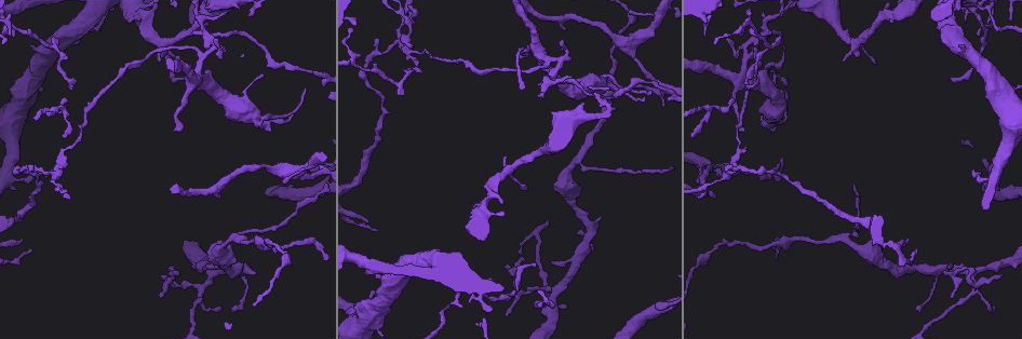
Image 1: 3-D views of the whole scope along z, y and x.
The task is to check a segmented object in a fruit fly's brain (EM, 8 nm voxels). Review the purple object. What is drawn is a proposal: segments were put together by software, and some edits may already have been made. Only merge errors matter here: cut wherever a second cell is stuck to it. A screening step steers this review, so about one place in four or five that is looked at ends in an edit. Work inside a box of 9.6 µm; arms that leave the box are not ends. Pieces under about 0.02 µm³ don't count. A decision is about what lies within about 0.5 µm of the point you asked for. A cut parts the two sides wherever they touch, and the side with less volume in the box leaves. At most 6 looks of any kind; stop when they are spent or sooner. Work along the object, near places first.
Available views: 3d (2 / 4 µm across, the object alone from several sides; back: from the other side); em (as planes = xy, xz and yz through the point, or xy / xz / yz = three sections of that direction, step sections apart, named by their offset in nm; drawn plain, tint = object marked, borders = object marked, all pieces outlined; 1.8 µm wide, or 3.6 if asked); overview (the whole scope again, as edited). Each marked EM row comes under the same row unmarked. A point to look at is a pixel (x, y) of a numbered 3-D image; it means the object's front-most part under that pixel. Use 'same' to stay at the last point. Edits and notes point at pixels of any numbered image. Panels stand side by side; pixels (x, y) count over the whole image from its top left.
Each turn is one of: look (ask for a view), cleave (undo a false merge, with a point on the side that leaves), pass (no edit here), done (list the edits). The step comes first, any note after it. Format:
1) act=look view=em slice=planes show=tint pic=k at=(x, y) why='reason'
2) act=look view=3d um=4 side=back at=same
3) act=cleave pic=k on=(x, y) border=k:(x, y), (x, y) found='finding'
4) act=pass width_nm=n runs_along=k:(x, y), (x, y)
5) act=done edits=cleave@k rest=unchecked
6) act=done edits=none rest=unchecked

act=look view=3d um=2 side=back pic=1 at=(563, 285) why='thick turns thin'

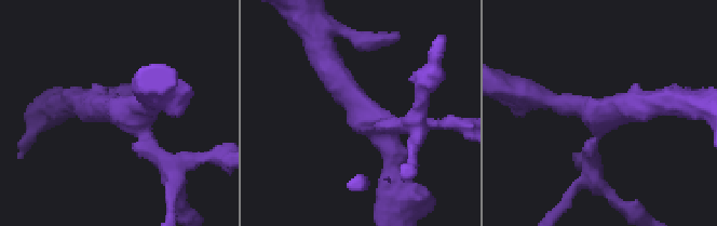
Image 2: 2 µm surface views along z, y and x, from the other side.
act=look view=em um=3.6 slice=xz step=4 show=tint pic=2 at=(603, 117) arms=4 why='shape alone is not enough'

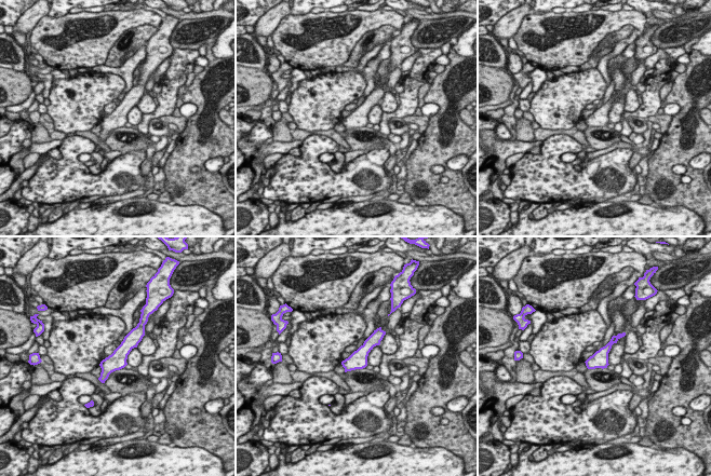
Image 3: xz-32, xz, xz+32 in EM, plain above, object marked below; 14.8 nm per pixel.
act=look view=em um=3.6 slice=planes show=borders at=same why='another direction'

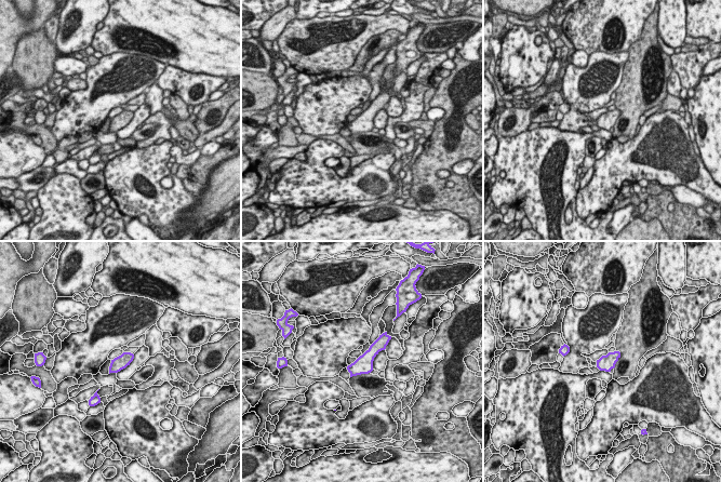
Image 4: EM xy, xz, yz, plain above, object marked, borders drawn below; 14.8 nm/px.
act=pass width_nm=200 found='all the same cell'

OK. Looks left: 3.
act=look view=em slice=xz step=8 show=tint pic=1 at=(843, 239) why='three arms meet'

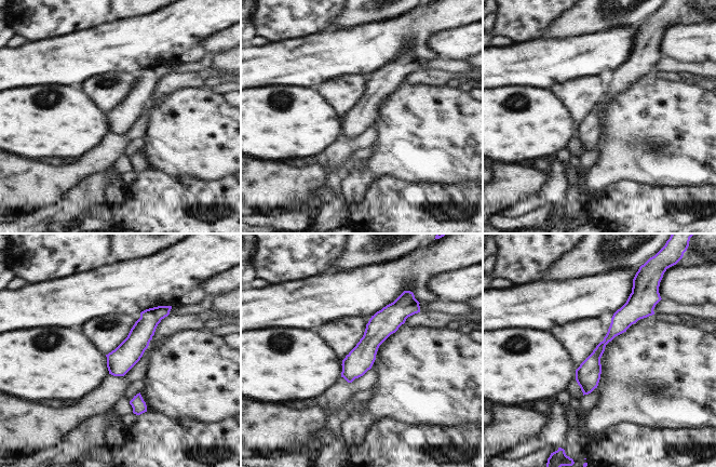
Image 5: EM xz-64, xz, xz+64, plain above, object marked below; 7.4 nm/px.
act=look view=em slice=planes show=borders at=same

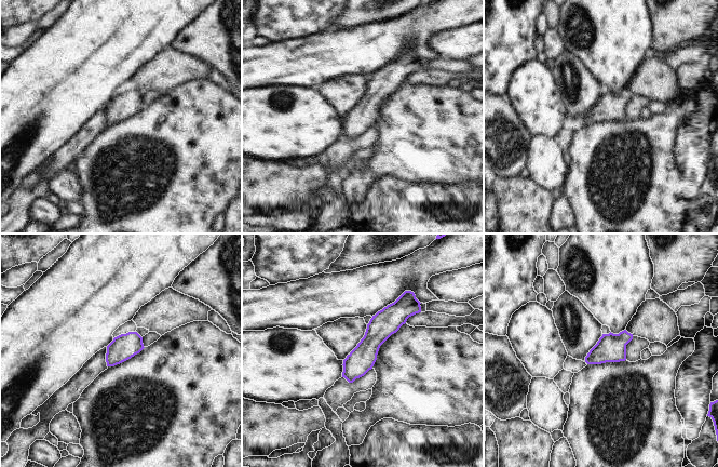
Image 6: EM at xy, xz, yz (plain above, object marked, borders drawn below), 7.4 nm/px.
act=pass runs_along=6:(404, 305), (377, 332), (350, 378) found='continuous, no second cell'

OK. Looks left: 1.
act=done edits=none rest=unchecked

